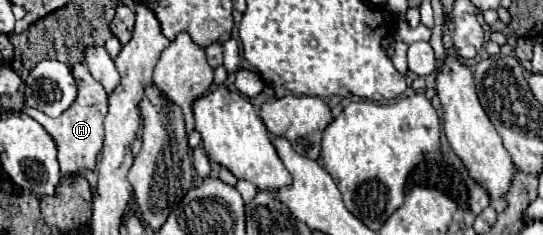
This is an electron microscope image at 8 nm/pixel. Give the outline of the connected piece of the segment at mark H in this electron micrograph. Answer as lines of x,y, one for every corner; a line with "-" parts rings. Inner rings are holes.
83,63
75,65
73,75
75,75
77,89
79,89
77,101
61,117
51,119
45,113
37,111
37,119
35,119
51,133
51,137
57,143
57,149
59,149
57,159
59,159
63,177
71,175
71,173
83,173
83,171
95,167
97,153
103,145
103,119
107,115
107,93
103,89
103,85
99,81
95,81
91,77
91,73
87,73
87,65
83,65

